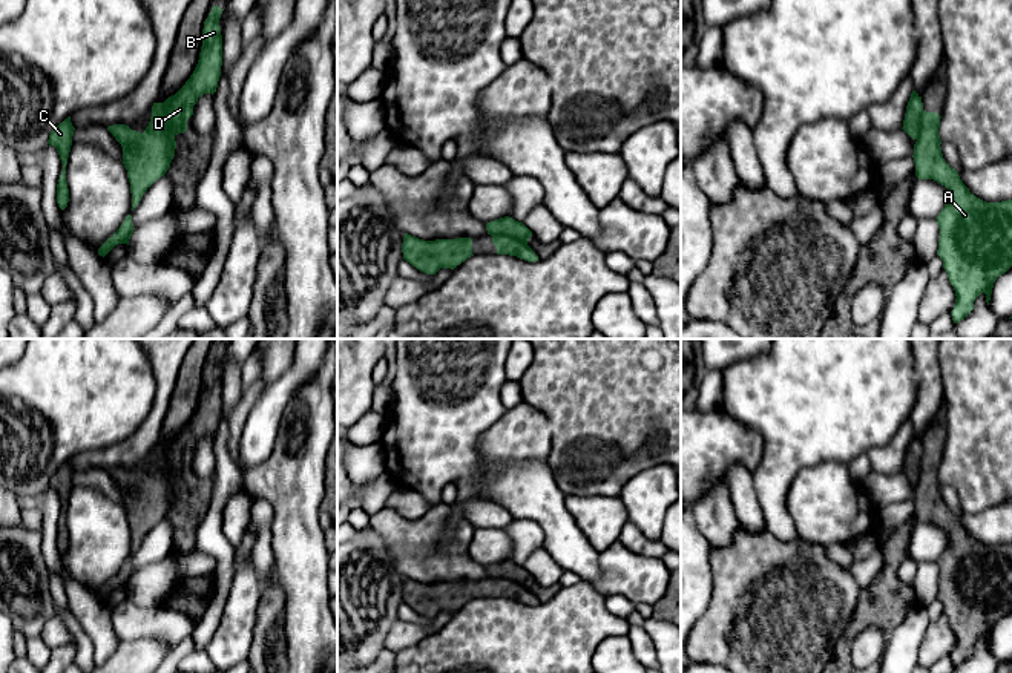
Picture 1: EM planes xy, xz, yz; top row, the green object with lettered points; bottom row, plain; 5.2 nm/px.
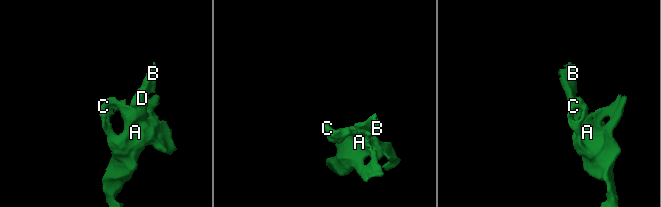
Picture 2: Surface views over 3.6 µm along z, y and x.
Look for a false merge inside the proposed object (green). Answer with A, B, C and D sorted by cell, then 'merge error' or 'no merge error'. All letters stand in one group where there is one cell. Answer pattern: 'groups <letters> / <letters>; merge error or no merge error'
groups A C / B D; merge error

